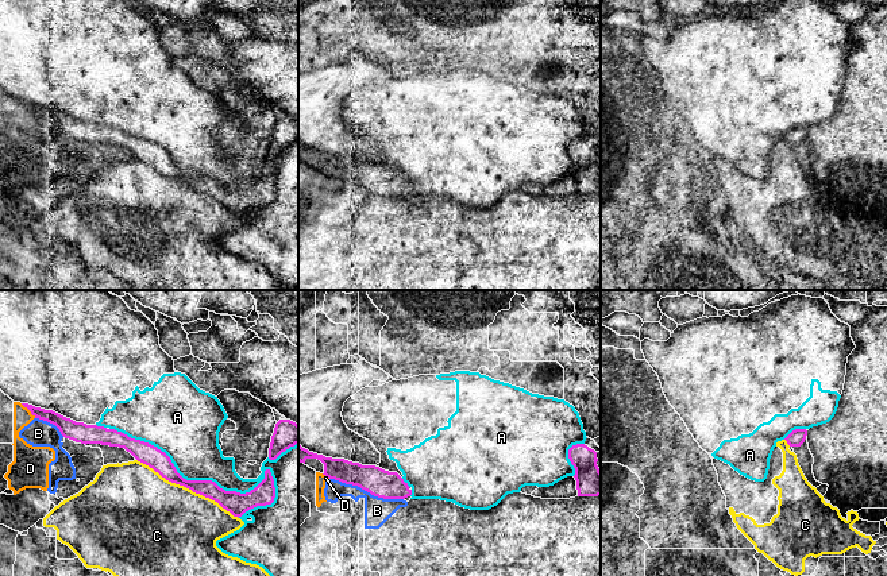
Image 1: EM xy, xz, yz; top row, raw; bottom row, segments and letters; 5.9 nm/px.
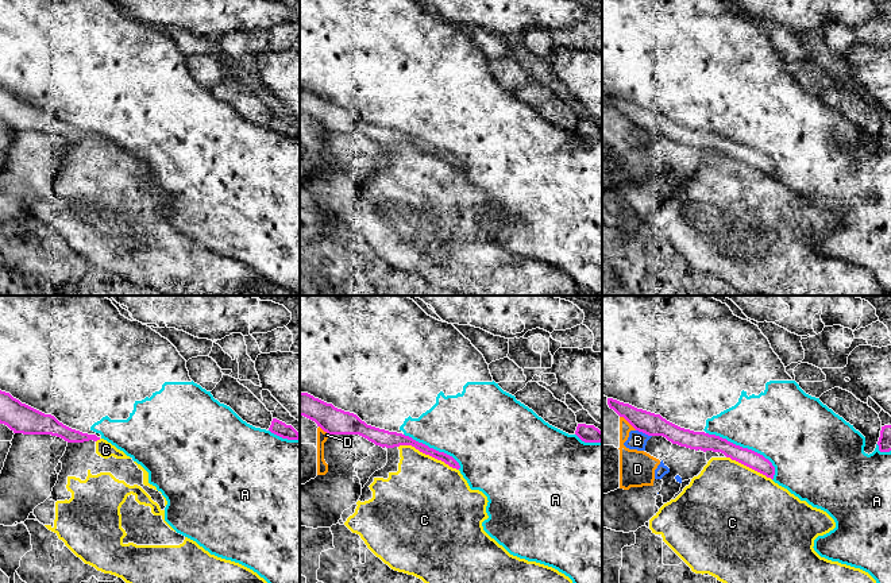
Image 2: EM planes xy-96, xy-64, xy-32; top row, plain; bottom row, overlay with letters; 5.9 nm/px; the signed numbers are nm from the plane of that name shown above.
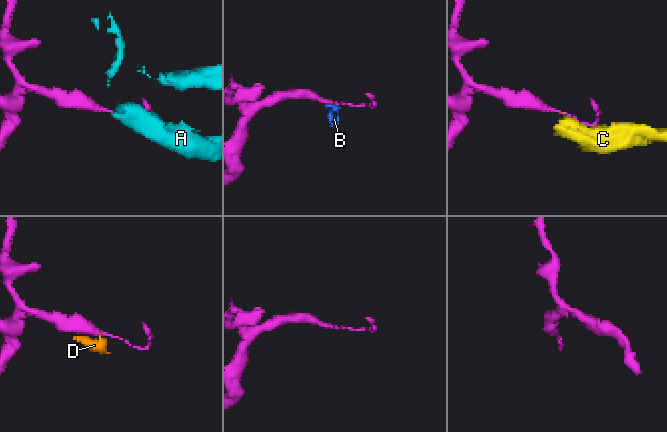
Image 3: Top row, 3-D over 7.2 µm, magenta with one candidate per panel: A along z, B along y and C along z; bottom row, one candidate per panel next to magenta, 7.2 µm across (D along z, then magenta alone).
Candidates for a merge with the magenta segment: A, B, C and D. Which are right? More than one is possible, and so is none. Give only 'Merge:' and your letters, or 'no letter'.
Merge: no letter

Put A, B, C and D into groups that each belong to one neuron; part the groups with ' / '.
A / B D / C

